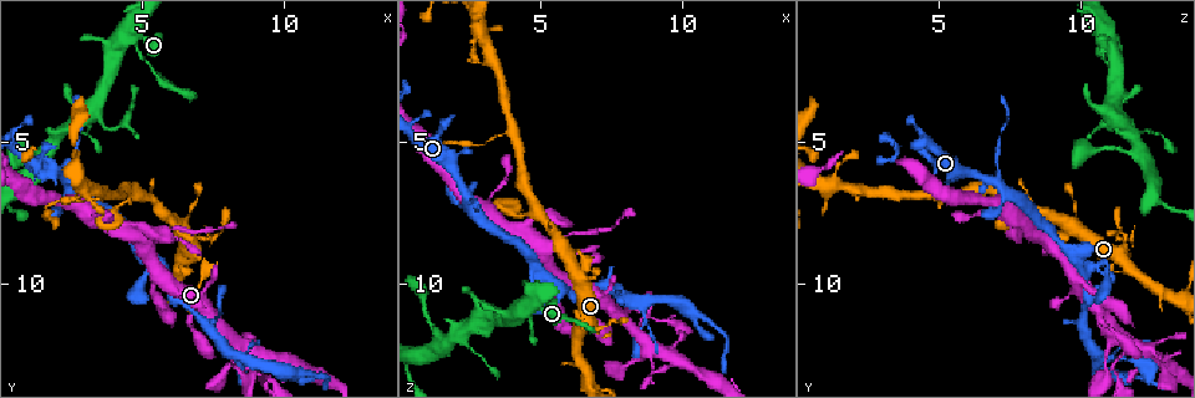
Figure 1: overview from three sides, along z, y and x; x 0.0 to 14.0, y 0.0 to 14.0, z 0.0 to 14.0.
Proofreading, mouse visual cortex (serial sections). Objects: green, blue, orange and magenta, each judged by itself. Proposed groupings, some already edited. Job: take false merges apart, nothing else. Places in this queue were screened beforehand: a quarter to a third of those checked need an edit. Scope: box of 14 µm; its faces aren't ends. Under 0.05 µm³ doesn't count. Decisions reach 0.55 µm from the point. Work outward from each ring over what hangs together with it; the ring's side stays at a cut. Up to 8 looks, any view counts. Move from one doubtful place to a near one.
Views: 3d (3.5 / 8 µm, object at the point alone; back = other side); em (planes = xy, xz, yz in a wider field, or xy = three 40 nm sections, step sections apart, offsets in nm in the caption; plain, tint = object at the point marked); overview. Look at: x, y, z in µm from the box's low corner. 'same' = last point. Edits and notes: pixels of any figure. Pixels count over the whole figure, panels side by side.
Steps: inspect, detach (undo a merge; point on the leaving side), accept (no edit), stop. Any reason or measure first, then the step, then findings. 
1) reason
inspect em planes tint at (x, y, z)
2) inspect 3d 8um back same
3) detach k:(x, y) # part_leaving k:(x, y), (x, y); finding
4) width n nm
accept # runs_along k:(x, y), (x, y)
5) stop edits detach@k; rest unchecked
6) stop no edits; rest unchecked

inspect 3d 3.5um at (4.7, 1.0, 10.5)

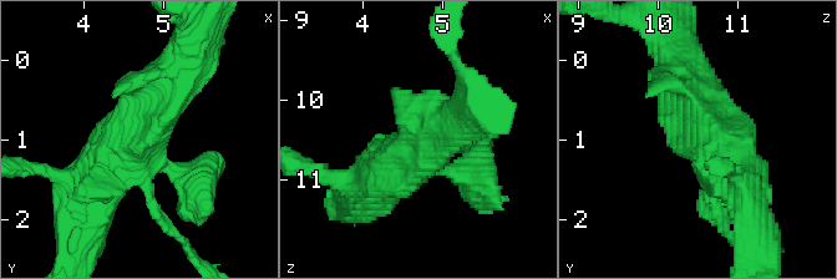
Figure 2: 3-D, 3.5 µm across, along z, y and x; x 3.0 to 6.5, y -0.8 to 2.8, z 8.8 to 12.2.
need the tissue
inspect em xy step 1 tint at (4.65, 1.05, 10.60)

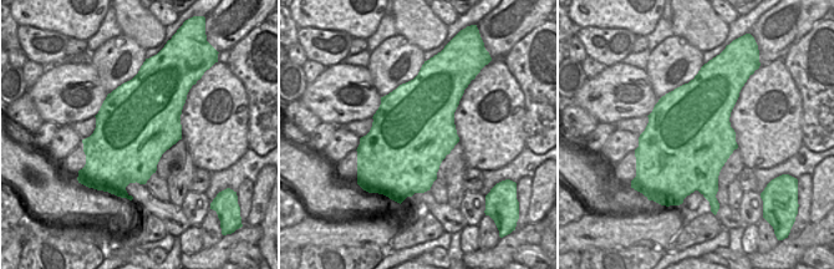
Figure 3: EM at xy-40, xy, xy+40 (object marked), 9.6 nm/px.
width 800 nm
detach 2:(165, 221) # border 3:(692, 179), (705, 176), (717, 188); a second cell is stuck on

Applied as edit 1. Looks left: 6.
four-way junction
inspect 3d 8um at (8.0, 11.9, 11.3)

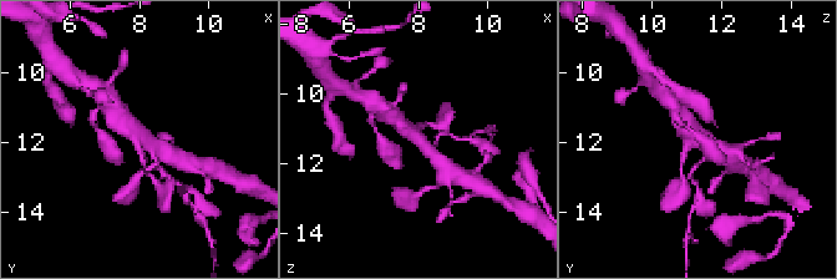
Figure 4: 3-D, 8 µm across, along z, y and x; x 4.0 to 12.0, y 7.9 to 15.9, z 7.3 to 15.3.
arms 4; arm_widths 200, 200, 400, 400 nm
inspect em xy step 3 tint at (8.1, 11.8, 11.3)

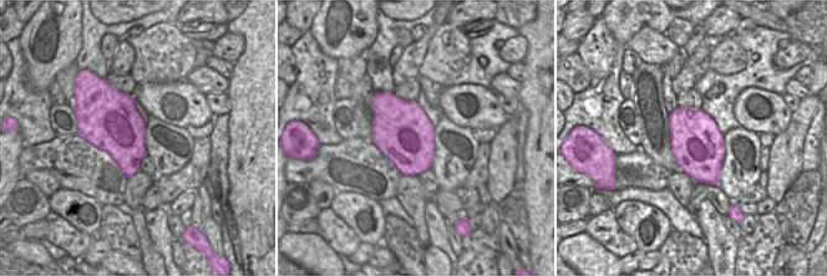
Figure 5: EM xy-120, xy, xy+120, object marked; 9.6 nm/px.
accept # one cell here

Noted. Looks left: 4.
sharp bend
inspect 3d 8um back at (4.4, 4.3, 10.8)

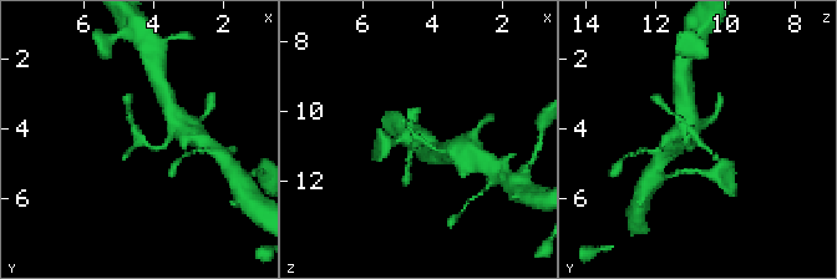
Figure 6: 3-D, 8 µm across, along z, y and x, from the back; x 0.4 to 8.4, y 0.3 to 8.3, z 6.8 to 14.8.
zoom in
inspect 3d 3.5um at (4.4, 4.3, 10.9)

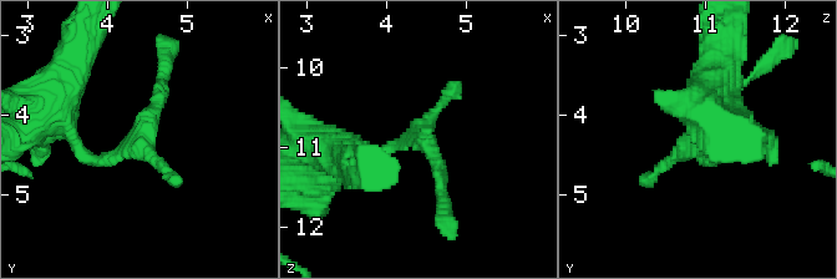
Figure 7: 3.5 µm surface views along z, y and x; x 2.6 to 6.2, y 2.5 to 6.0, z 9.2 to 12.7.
inspect em xy step 3 tint at (4.35, 4.30, 10.85)

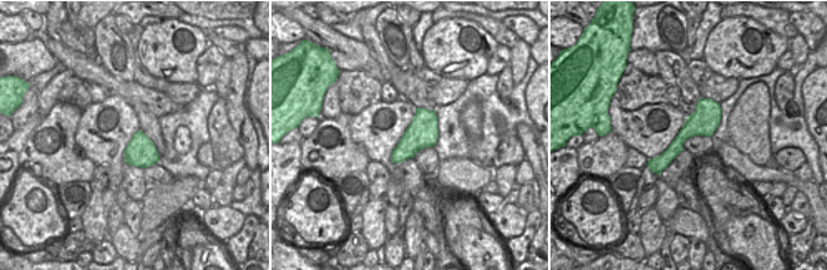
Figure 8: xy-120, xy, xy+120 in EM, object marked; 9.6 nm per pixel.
accept # runs_along 7:(74, 138), (85, 158), (120, 155), (161, 81); continuous, no second cell

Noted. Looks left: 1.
stop edits detach@2; rest unchecked

